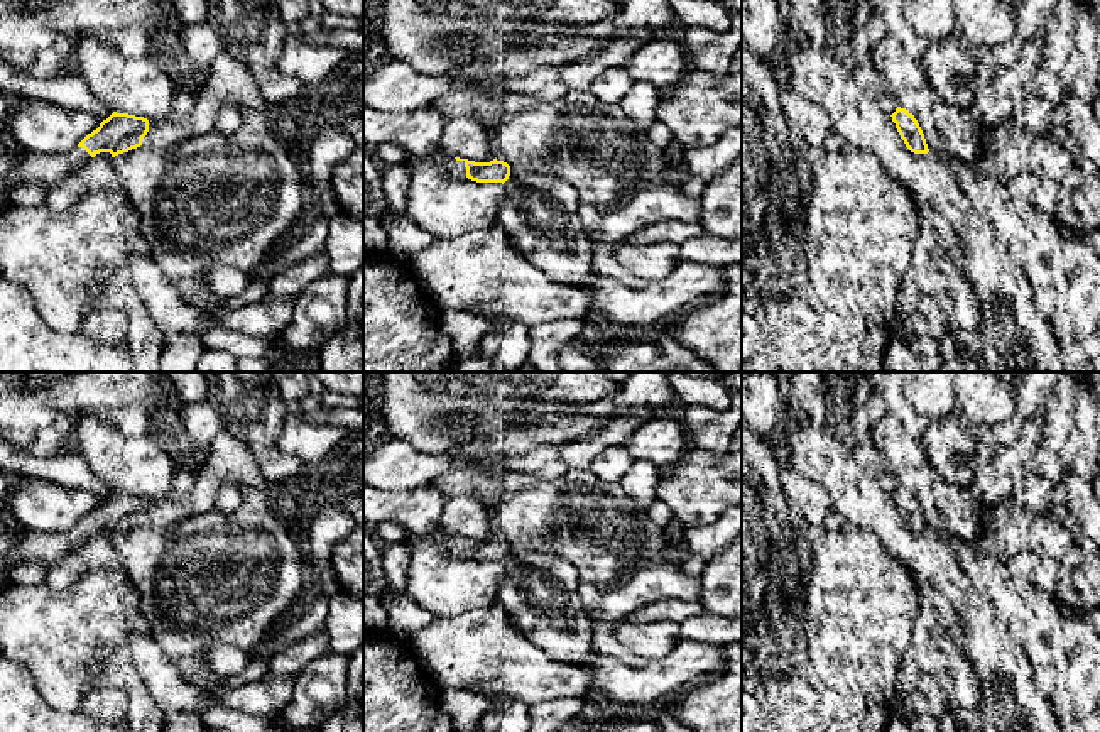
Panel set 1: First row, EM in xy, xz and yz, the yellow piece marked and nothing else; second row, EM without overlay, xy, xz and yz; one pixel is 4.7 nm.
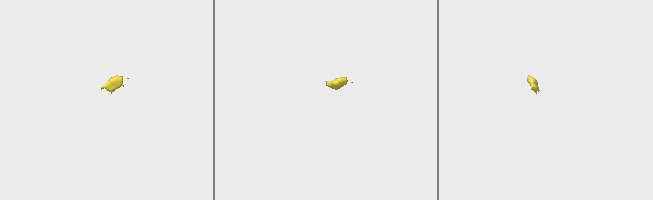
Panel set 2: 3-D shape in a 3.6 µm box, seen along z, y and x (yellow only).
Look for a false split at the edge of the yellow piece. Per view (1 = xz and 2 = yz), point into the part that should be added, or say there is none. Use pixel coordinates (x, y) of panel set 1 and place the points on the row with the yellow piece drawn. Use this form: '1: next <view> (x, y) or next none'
1: next xz (455, 168)
2: next none

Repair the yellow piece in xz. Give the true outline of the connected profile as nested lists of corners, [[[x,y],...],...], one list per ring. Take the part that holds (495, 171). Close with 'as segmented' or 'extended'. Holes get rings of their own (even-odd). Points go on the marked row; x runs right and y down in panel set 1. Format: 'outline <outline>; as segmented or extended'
outline [[[449,157],[446,162],[446,172],[451,178],[476,183],[505,183],[510,176],[510,166],[504,161],[475,162],[460,157]]]; extended

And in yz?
outline [[[897,107],[896,112],[890,115],[896,128],[904,140],[906,147],[914,154],[928,154],[928,144],[924,134],[914,118],[906,108]]]; as segmented

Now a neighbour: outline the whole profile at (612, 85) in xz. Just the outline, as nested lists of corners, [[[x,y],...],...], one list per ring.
[[[622,66],[605,69],[590,86],[590,93],[602,107],[620,105],[635,81]]]

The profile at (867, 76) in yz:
[[[862,61],[850,68],[850,76],[857,83],[857,86],[874,100],[889,95],[882,73],[869,61]]]

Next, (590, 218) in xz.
[[[578,201],[580,221],[585,228],[596,232],[600,228],[600,213],[590,205]]]

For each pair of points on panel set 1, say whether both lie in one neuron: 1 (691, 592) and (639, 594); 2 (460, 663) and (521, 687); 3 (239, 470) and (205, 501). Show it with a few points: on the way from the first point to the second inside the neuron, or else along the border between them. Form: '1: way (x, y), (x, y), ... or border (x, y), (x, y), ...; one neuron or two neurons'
1: way (678, 589), (653, 589); one neuron
2: way (475, 663), (497, 663), (506, 671); one neuron
3: way (228, 470), (205, 491); one neuron

